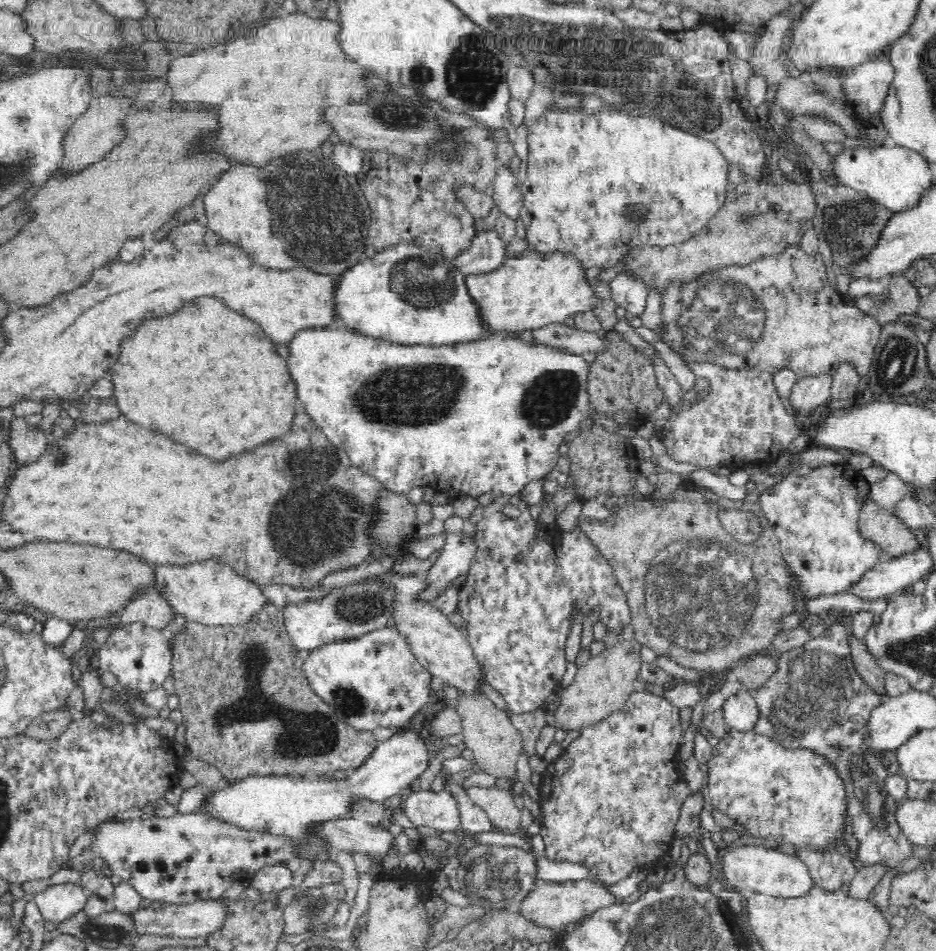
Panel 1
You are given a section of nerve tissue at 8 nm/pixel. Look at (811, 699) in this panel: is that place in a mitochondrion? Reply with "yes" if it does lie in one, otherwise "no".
yes

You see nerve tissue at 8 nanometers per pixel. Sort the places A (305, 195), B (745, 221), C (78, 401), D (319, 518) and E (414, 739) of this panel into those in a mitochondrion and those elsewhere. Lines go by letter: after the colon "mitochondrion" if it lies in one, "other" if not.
A: mitochondrion
B: mitochondrion
C: other
D: mitochondrion
E: other

